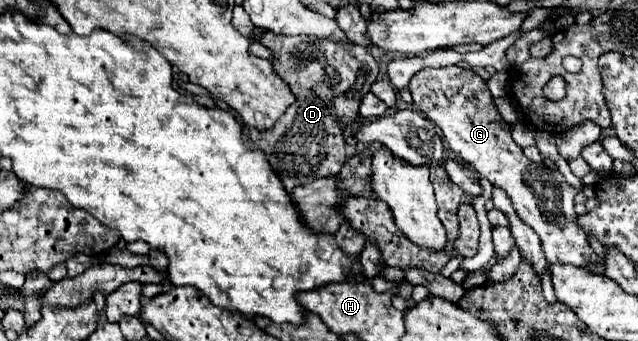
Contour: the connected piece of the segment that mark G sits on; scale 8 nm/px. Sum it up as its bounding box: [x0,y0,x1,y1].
[408,64,598,266]

